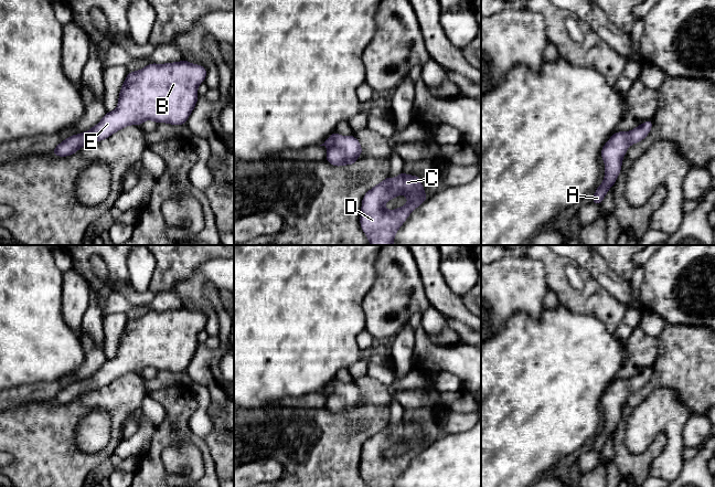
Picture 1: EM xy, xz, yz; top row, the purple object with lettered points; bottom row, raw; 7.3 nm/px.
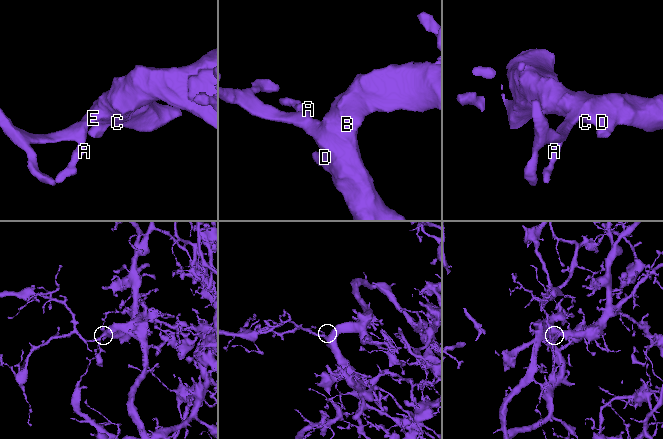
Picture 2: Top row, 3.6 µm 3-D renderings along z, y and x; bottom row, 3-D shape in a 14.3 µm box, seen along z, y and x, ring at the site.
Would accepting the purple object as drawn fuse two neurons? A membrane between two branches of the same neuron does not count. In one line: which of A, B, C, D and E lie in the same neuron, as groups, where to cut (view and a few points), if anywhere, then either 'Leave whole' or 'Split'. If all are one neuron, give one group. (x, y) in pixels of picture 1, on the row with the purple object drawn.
Groups: A B C D E. No split. Leave whole

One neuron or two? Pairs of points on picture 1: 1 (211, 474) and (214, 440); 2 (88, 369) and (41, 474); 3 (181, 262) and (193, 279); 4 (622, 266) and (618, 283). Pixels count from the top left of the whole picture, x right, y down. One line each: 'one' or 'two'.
1: two
2: two
3: two
4: two

